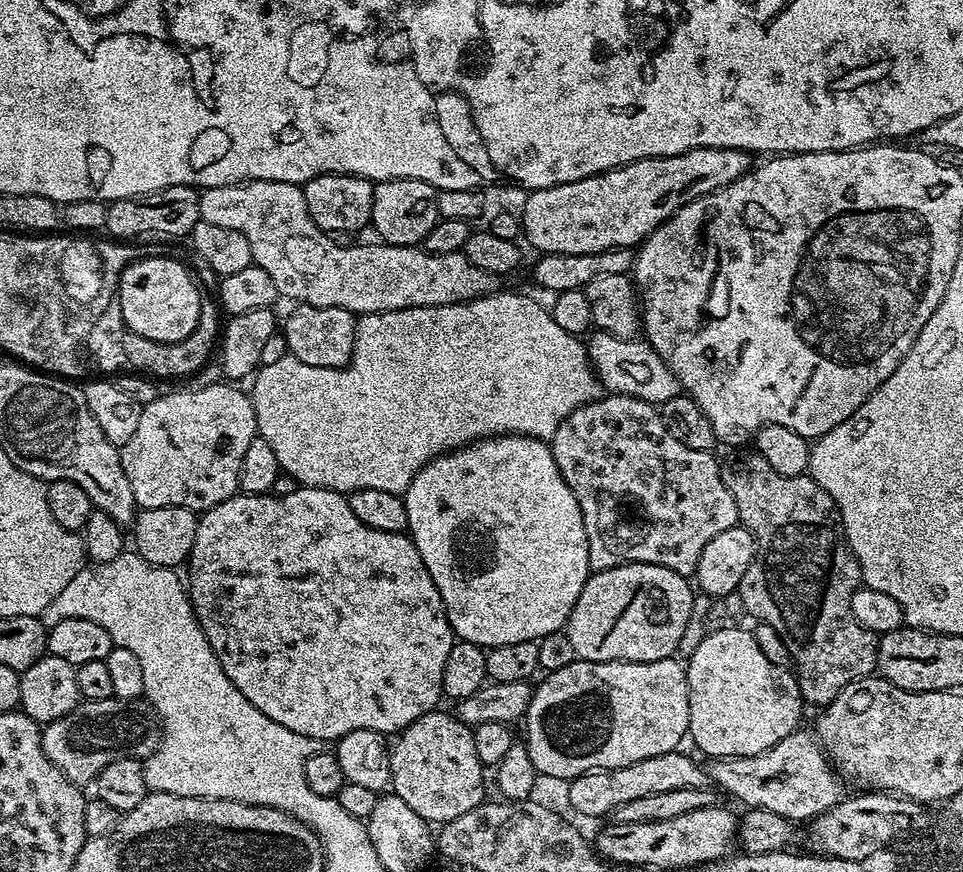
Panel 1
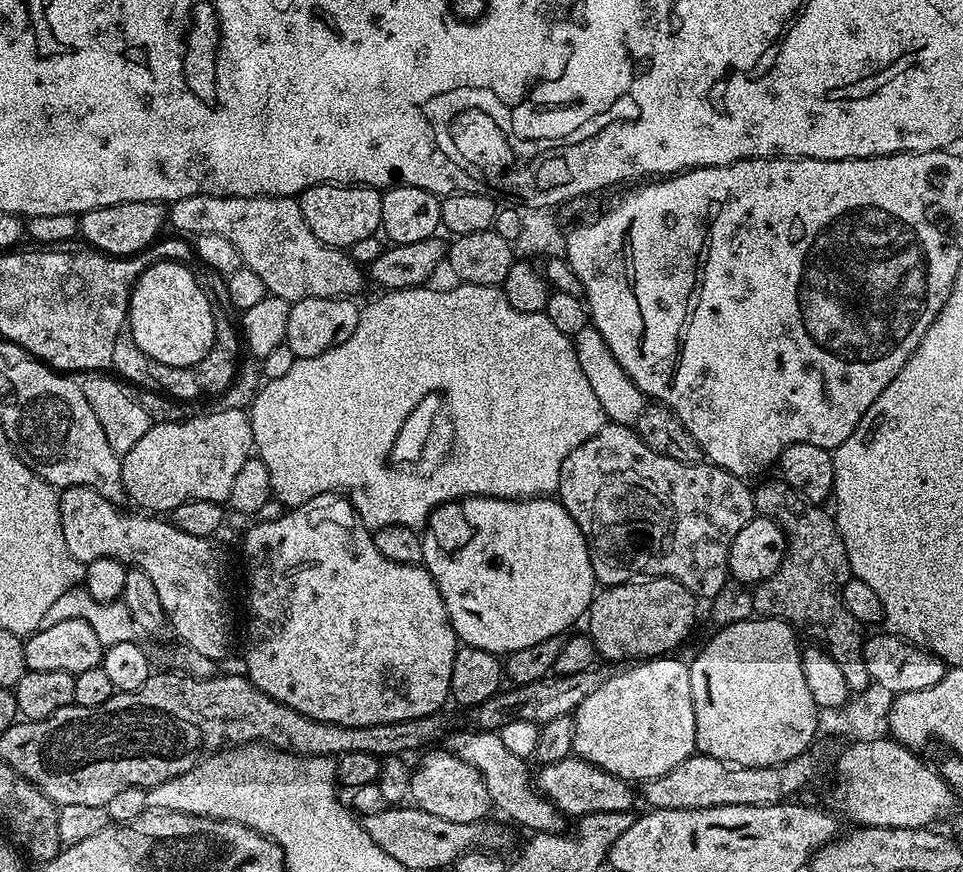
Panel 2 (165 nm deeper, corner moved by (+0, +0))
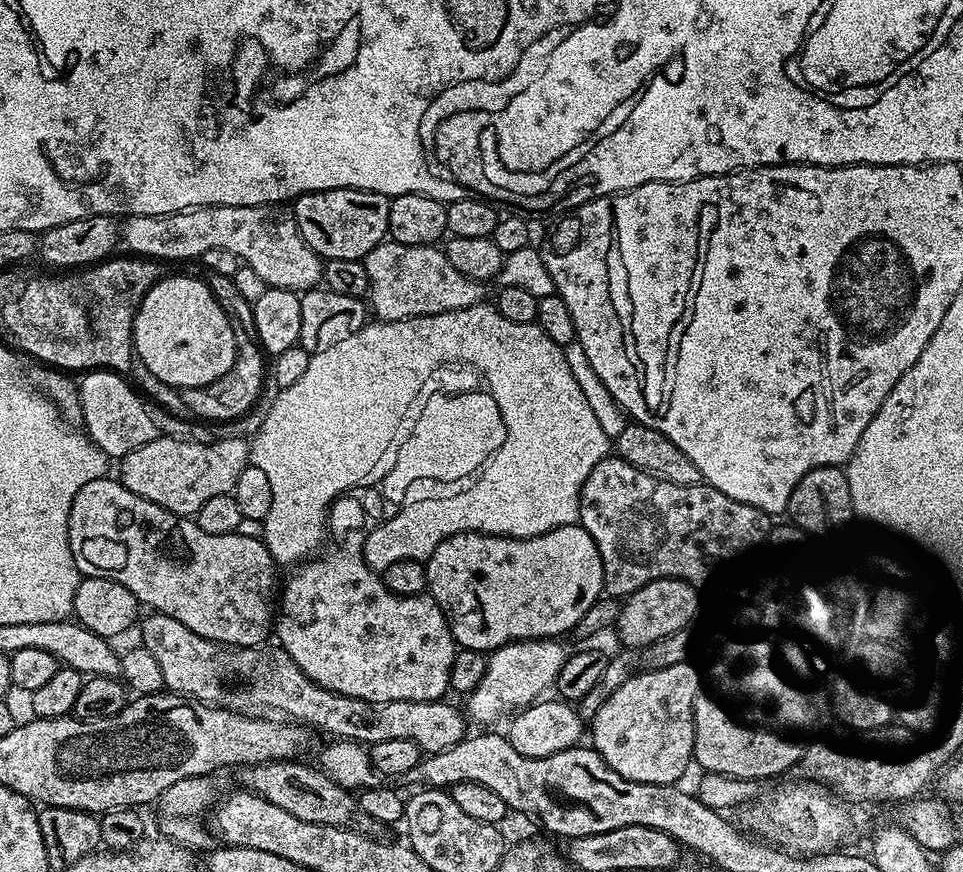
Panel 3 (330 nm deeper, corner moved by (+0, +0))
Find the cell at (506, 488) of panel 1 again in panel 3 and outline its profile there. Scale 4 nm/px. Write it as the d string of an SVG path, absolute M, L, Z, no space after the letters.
M579 523L558 526L541 536L531 536L521 540L509 536L487 536L484 532L454 534L439 544L434 554L428 557L426 567L428 570L427 595L431 596L436 601L436 605L444 611L444 617L457 645L460 648L469 648L485 654L491 654L497 648L513 644L515 640L546 640L563 637L563 632L571 633L582 618L582 614L586 614L586 610L590 610L590 606L594 606L594 602L600 599L604 592L604 571L602 570L602 558L598 554L598 546L594 546L594 538L590 538L590 534L585 528L580 527Z

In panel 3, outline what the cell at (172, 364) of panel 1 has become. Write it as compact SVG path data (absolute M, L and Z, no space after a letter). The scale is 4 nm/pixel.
M242 326L236 328L236 357L234 366L214 382L197 388L185 388L180 392L189 413L200 422L223 422L237 420L258 402L260 391L266 379L266 353L254 339L253 333Z

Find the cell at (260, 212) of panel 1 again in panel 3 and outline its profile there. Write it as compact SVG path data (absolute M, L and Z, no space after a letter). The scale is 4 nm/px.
M263 204L262 206L206 206L205 208L187 208L184 212L175 212L174 214L166 214L165 216L130 216L123 221L122 224L122 244L125 244L127 251L134 256L147 256L150 260L159 260L161 262L169 262L168 260L192 260L203 257L206 250L230 250L230 254L234 254L247 267L253 268L262 282L266 282L270 288L285 288L297 294L303 294L319 285L324 274L324 265L322 258L314 249L308 245L302 238L302 234L296 225L296 217L291 211L287 212L287 207L277 206L274 204Z

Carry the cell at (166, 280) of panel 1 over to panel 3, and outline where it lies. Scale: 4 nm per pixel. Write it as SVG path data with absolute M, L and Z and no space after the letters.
M165 275L146 294L146 298L140 304L140 309L136 312L136 321L132 327L132 342L134 349L140 356L140 361L154 374L154 378L162 378L177 390L185 388L197 388L206 386L230 366L234 366L236 357L236 328L228 321L228 316L224 313L222 305L216 301L216 296L200 280L195 280L192 276L172 276Z

